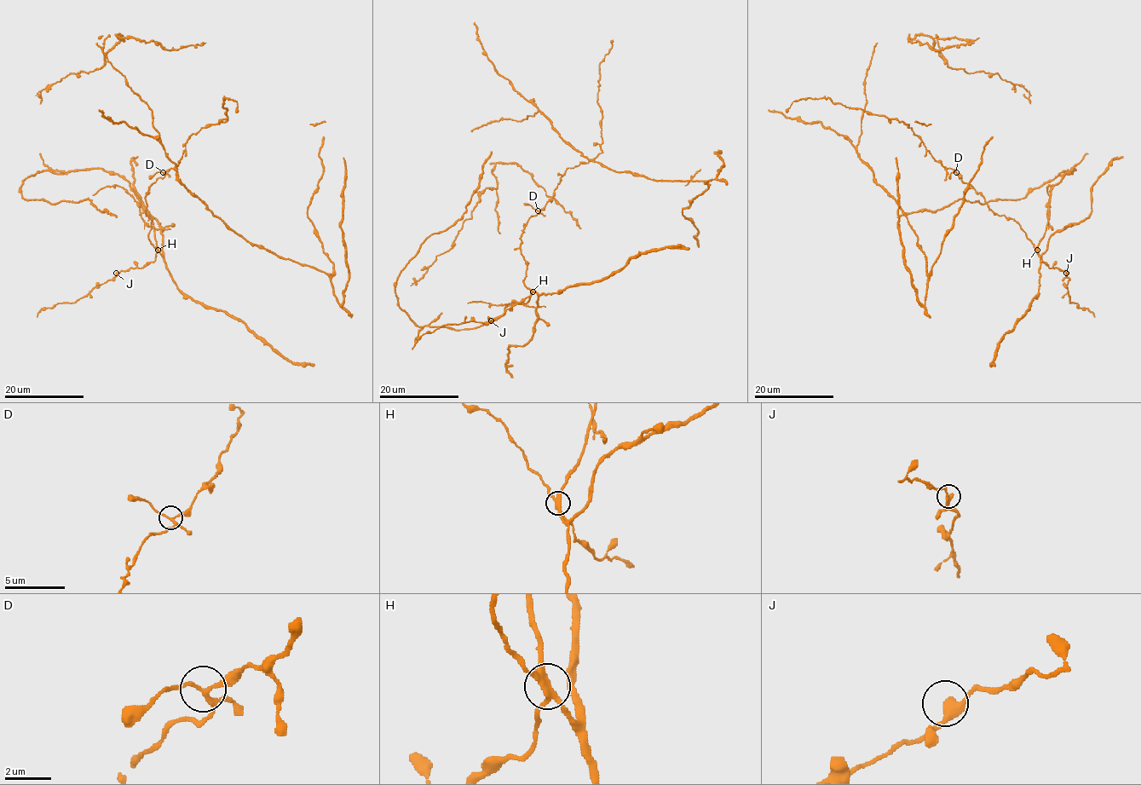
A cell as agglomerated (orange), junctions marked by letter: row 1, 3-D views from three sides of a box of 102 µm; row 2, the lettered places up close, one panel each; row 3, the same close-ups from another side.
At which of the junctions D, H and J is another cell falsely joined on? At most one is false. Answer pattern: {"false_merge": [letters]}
{"false_merge": ["H"]}

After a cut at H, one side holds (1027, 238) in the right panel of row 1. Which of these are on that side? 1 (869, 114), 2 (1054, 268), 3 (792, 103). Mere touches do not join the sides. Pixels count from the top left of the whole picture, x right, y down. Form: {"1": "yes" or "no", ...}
{"1": "yes", "2": "yes", "3": "yes"}

